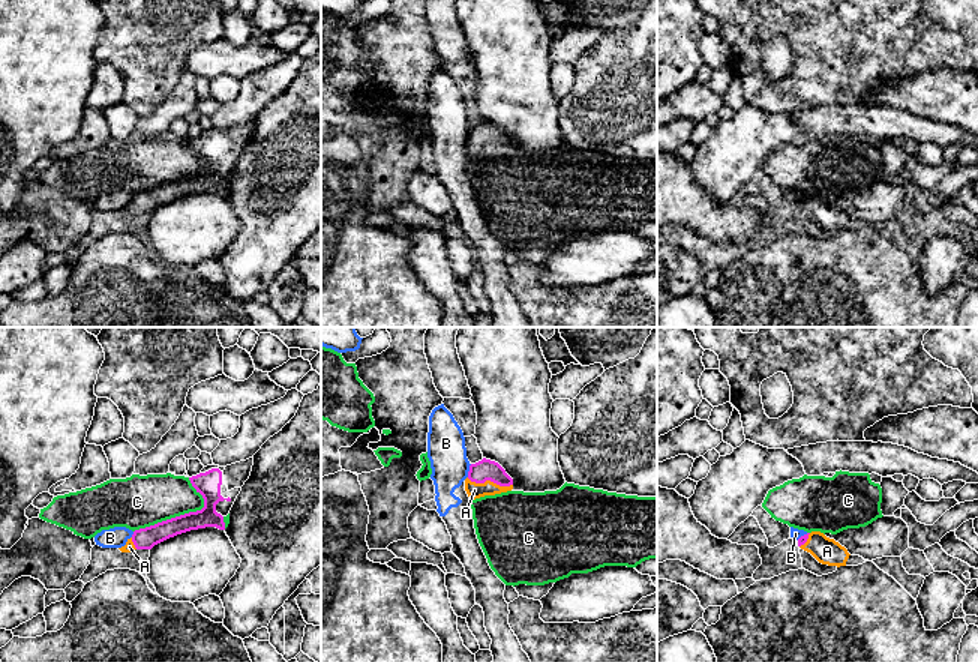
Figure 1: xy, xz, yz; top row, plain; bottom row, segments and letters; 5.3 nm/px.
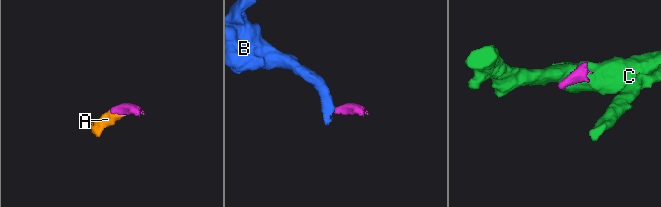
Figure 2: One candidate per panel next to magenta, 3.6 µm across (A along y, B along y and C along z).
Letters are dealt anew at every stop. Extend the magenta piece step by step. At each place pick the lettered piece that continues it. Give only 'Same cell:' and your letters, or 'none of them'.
Same cell: A

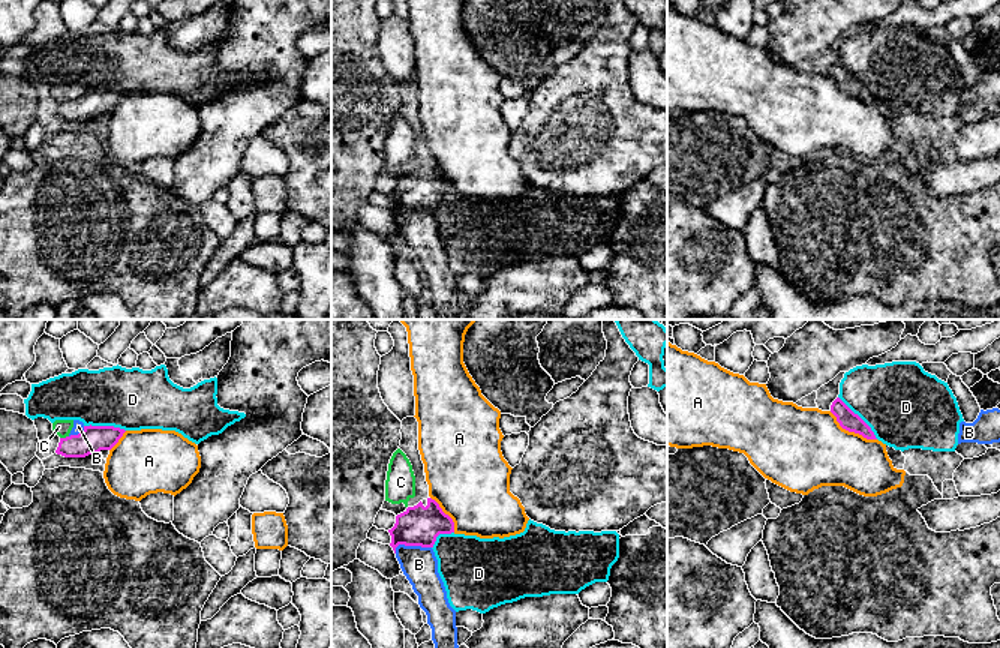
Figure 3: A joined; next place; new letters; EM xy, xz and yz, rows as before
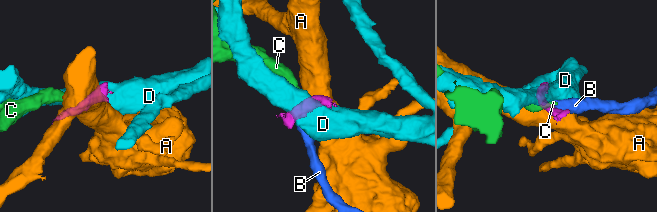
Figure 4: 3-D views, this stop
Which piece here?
Same cell: none of them

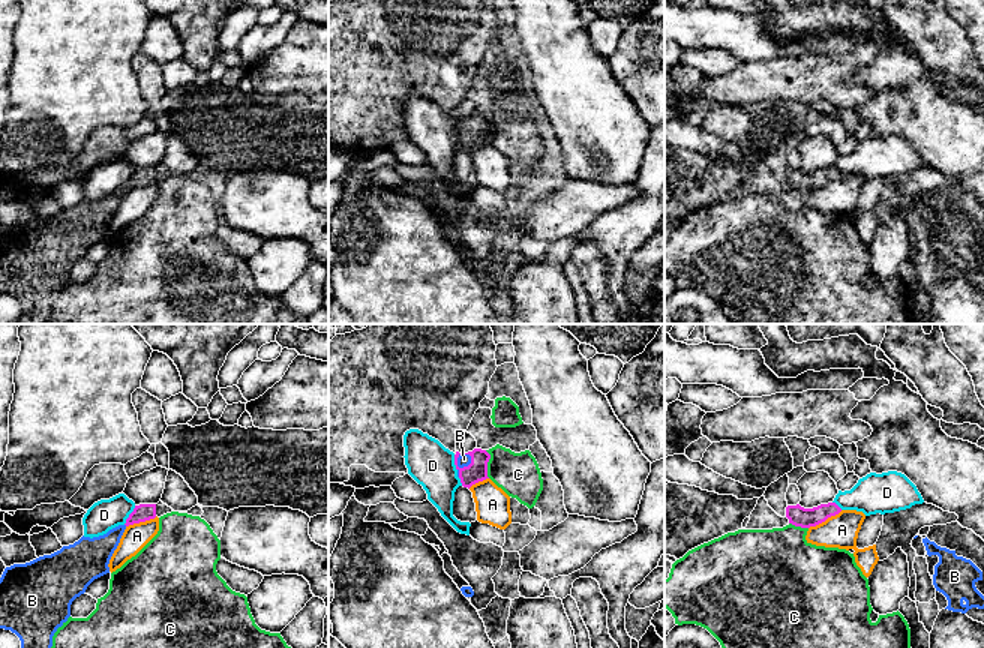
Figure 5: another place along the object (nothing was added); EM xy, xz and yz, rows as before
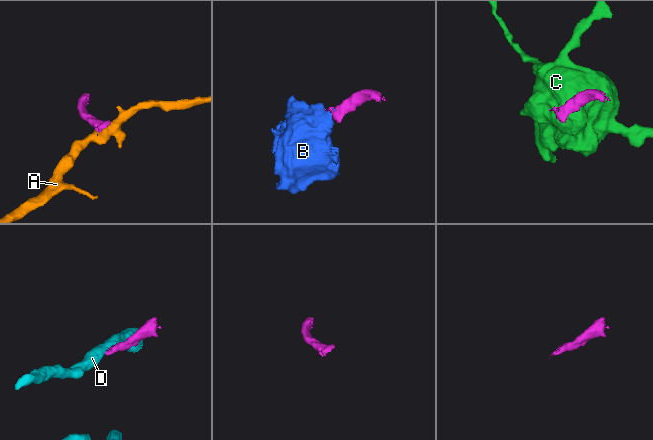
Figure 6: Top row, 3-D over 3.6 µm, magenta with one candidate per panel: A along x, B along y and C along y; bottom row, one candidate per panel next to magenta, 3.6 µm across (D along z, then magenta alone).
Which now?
Same cell: B

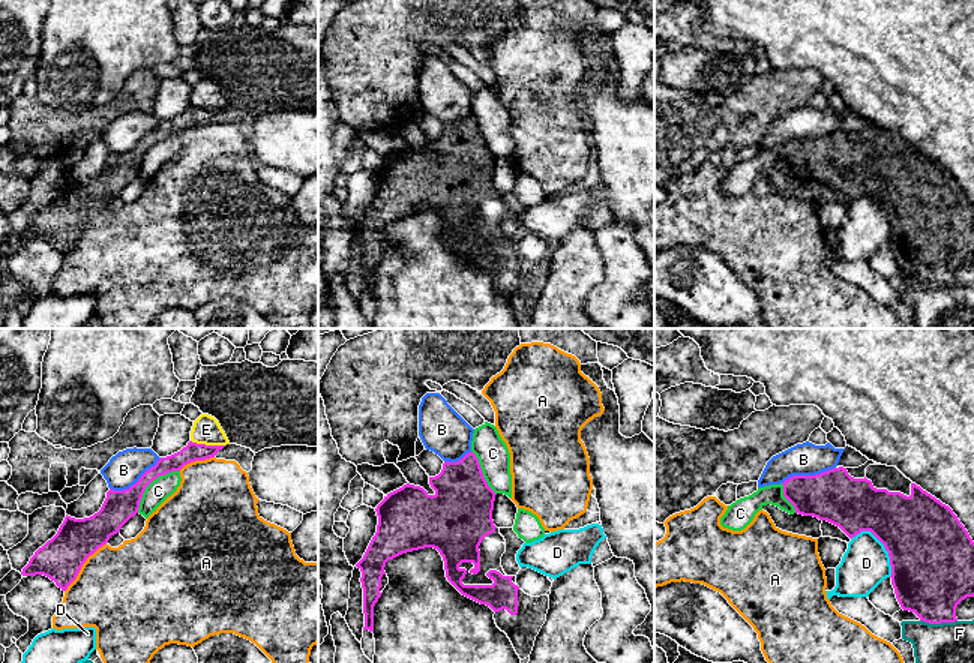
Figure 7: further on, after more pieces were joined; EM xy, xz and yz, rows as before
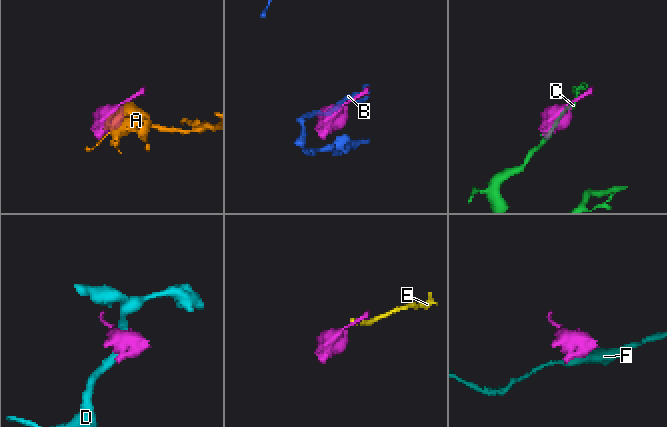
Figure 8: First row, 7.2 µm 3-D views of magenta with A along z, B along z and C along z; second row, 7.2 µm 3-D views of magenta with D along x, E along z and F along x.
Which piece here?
Same cell: none of them

